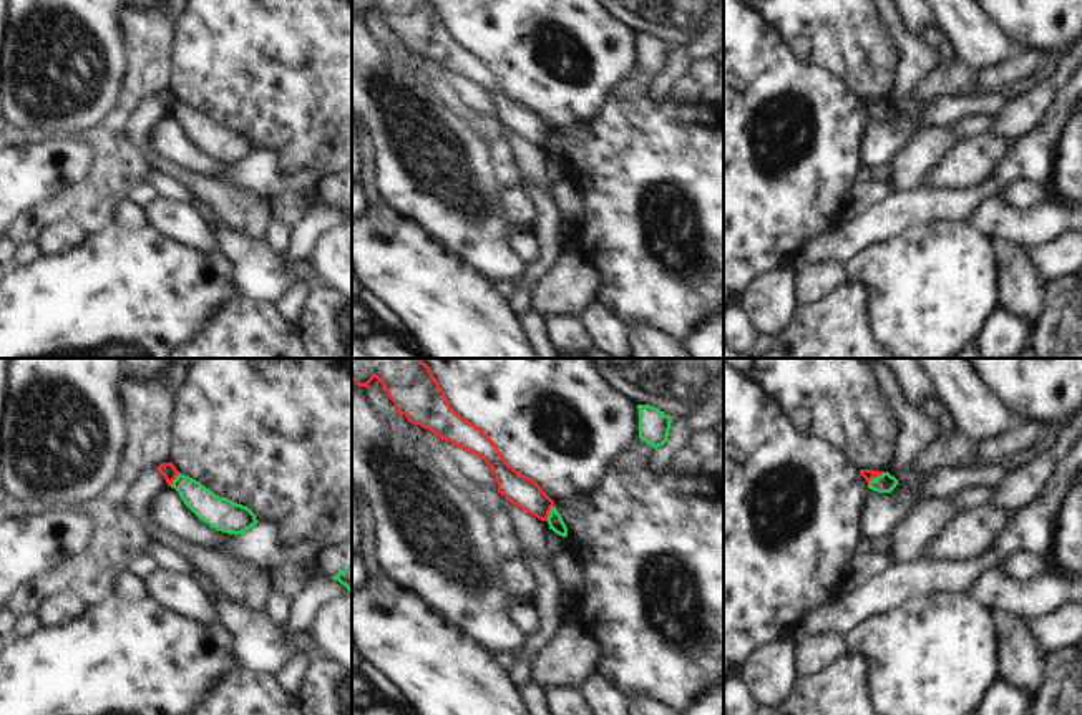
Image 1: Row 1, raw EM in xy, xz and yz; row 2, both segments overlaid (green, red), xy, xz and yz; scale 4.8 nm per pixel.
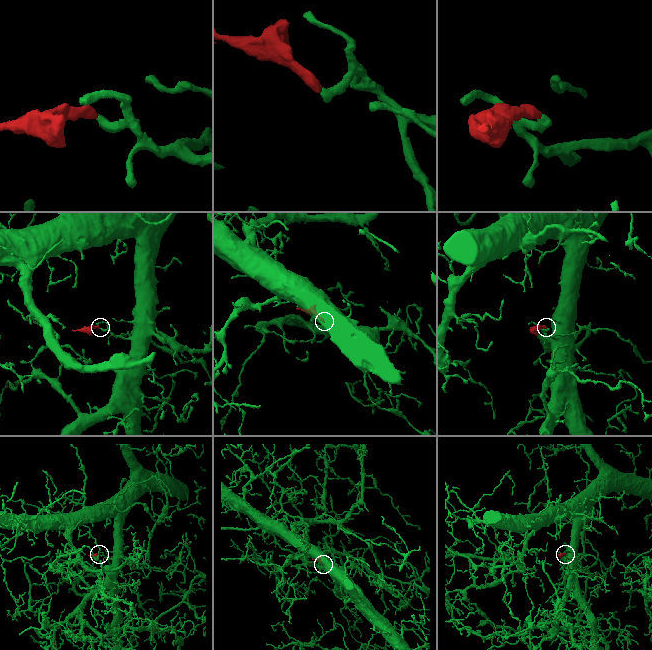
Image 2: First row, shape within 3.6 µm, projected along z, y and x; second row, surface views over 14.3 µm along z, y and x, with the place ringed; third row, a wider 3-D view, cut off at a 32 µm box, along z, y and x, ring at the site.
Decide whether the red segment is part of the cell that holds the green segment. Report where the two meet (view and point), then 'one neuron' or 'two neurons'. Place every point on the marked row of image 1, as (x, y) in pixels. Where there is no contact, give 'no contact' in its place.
yz (877, 476) | two neurons

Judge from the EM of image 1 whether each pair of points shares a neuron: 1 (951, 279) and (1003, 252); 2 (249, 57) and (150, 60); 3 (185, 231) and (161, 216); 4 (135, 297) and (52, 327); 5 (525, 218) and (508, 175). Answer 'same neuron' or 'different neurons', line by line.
1: different neurons
2: different neurons
3: same neuron
4: same neuron
5: different neurons

